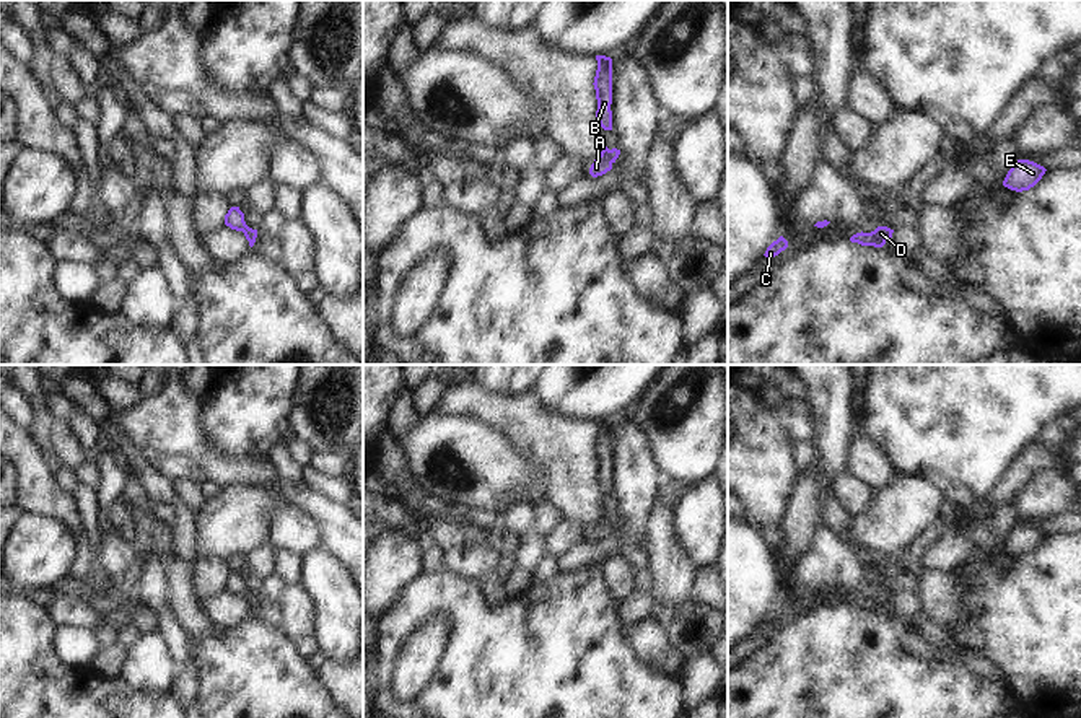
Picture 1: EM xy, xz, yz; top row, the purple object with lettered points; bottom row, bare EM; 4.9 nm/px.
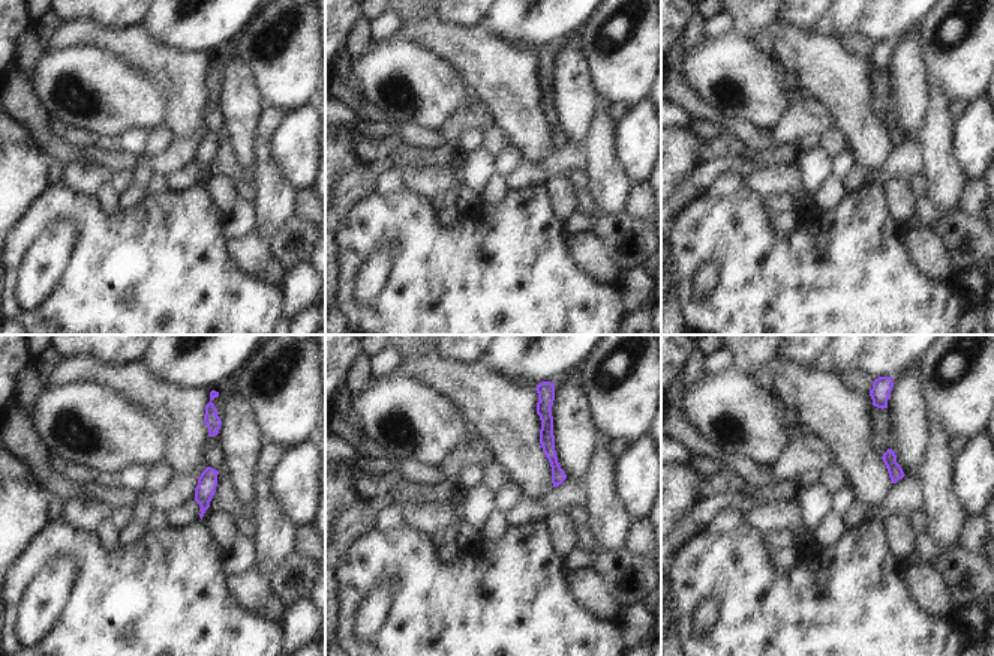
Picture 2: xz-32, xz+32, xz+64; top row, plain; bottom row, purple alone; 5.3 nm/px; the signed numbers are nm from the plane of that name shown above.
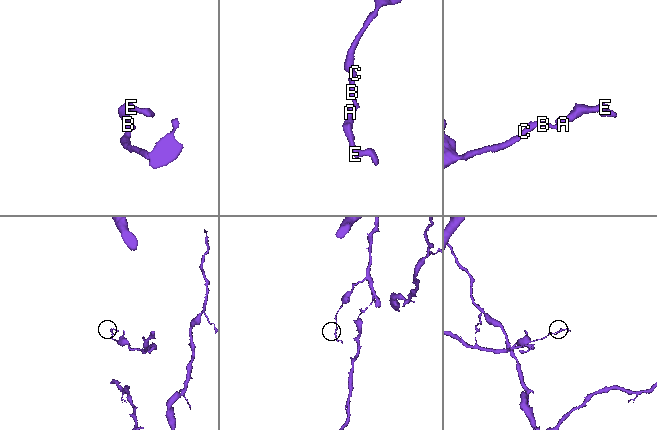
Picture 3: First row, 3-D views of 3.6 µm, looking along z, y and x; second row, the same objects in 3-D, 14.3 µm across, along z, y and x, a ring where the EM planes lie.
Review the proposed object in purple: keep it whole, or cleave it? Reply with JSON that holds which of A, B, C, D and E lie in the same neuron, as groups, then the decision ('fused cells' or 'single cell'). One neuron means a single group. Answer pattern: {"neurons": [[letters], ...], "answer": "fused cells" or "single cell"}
{"neurons": [["A", "B", "C", "D", "E"]], "answer": "single cell"}

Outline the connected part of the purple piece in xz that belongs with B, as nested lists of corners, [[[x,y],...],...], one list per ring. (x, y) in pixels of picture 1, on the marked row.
[[[596,55],[597,70],[594,77],[594,90],[597,99],[596,119],[604,130],[612,130],[612,59]]]

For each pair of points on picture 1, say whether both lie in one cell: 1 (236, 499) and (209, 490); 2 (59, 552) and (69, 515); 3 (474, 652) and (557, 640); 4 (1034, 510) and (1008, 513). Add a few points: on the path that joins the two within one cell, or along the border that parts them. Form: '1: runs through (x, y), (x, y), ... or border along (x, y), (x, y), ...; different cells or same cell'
1: border along (222, 489), (209, 500); different cells
2: border along (30, 512), (59, 520), (75, 536); different cells
3: runs through (495, 652), (536, 652); same cell
4: border along (1013, 505), (1018, 523); different cells

